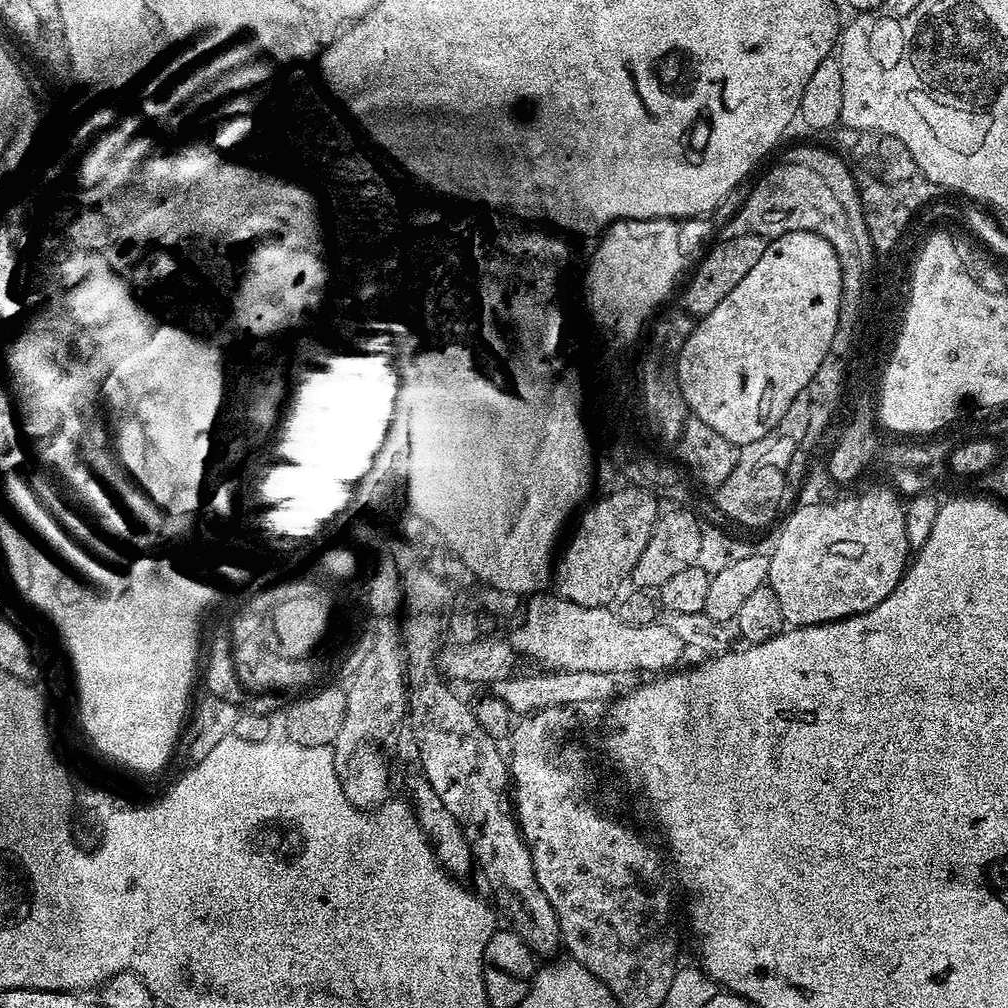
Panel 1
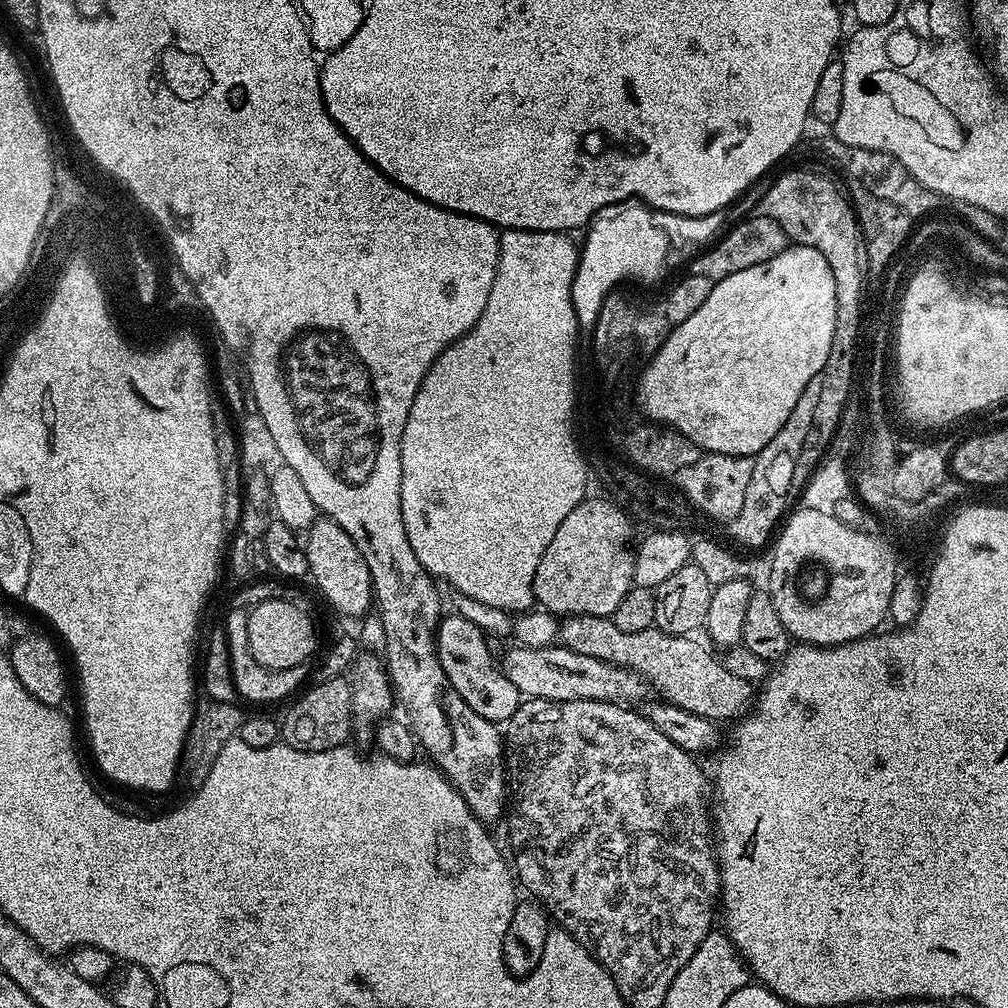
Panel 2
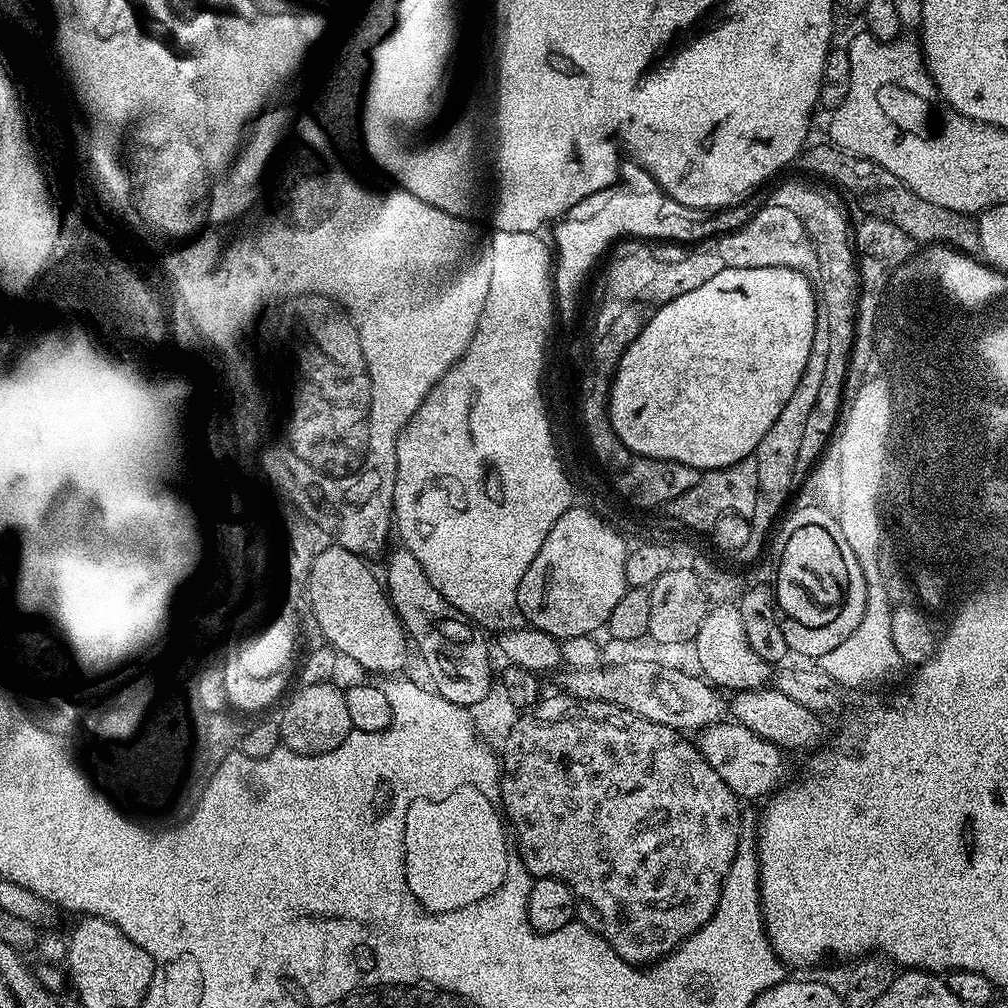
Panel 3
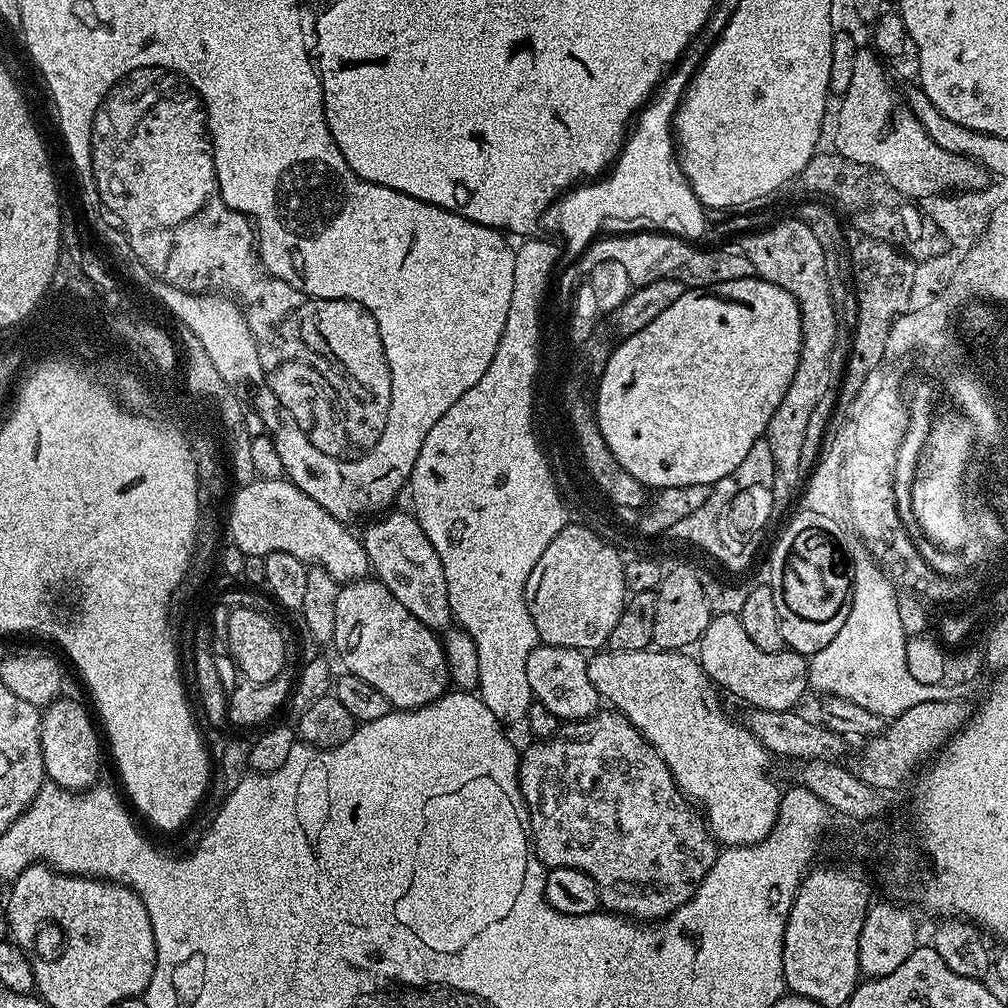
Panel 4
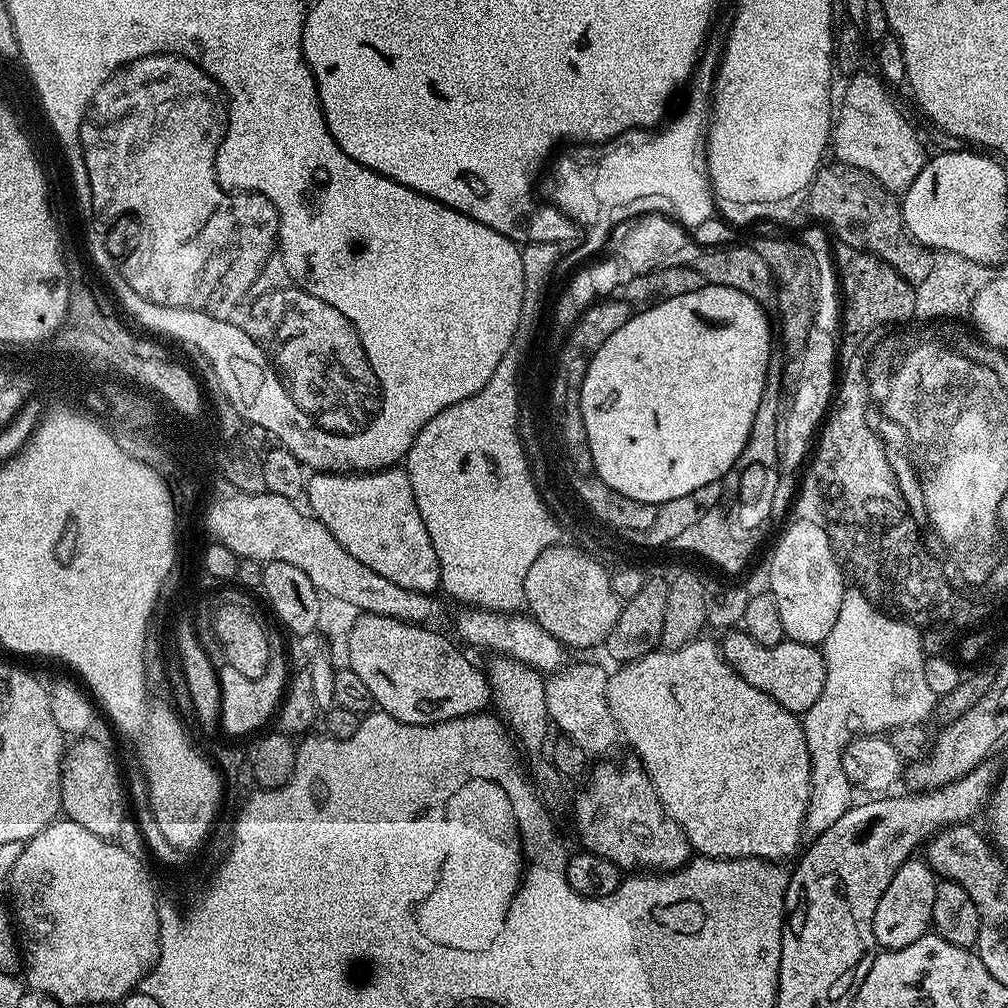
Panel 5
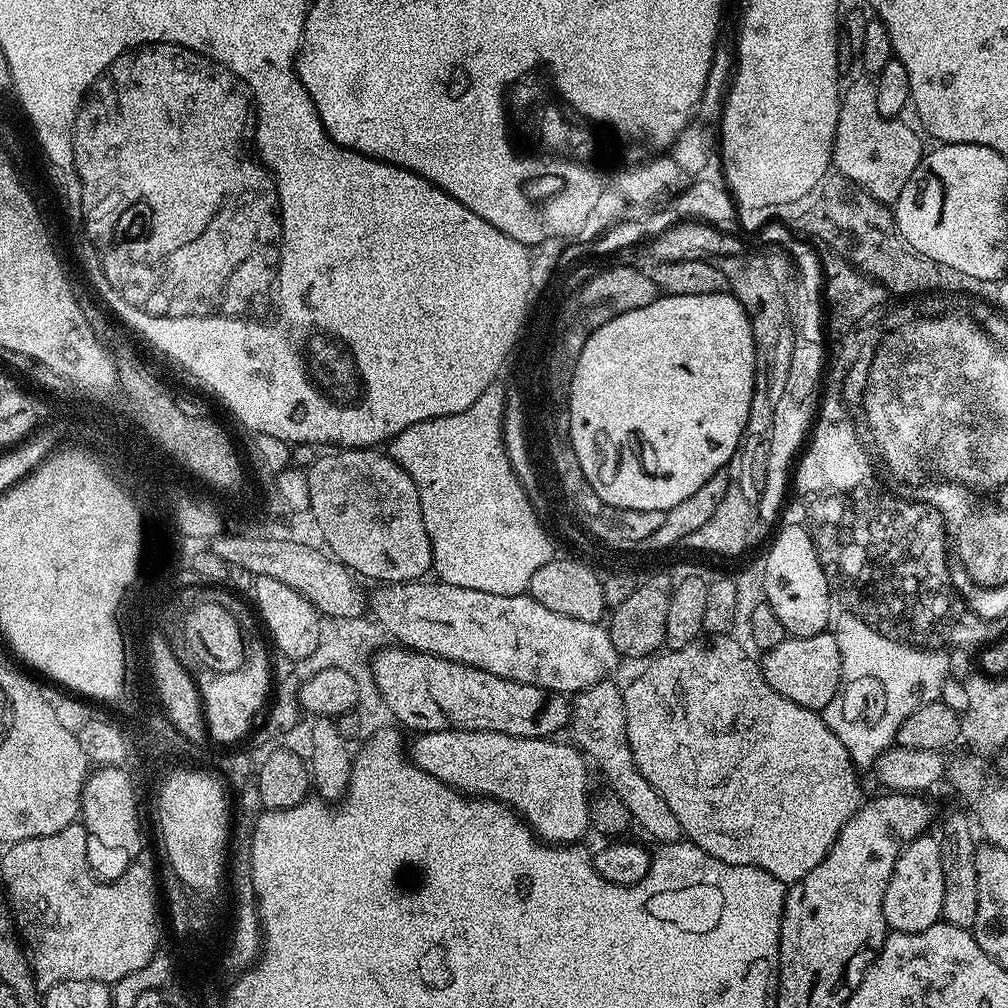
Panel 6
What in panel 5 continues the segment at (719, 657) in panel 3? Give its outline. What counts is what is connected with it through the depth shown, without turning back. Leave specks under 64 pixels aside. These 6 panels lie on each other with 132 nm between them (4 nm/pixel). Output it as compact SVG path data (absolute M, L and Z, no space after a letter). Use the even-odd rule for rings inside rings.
M728 630L723 633L722 651L724 660L750 686L770 694L786 710L803 714L818 702L822 686L826 686L826 662L824 653L817 645L799 644L797 640L785 639L778 646L762 646L754 642L742 630Z

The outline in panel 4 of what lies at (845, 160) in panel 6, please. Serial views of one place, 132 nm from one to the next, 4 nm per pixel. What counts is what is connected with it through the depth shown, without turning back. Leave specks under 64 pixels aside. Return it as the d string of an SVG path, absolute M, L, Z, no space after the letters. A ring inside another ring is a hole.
M857 51L850 90L846 90L839 101L835 151L850 158L850 162L858 162L880 172L886 182L894 184L902 195L909 198L944 194L949 190L984 188L989 183L989 173L973 160L942 150L907 104L899 99L896 101L896 92L880 65L881 57L875 51L867 51Z

